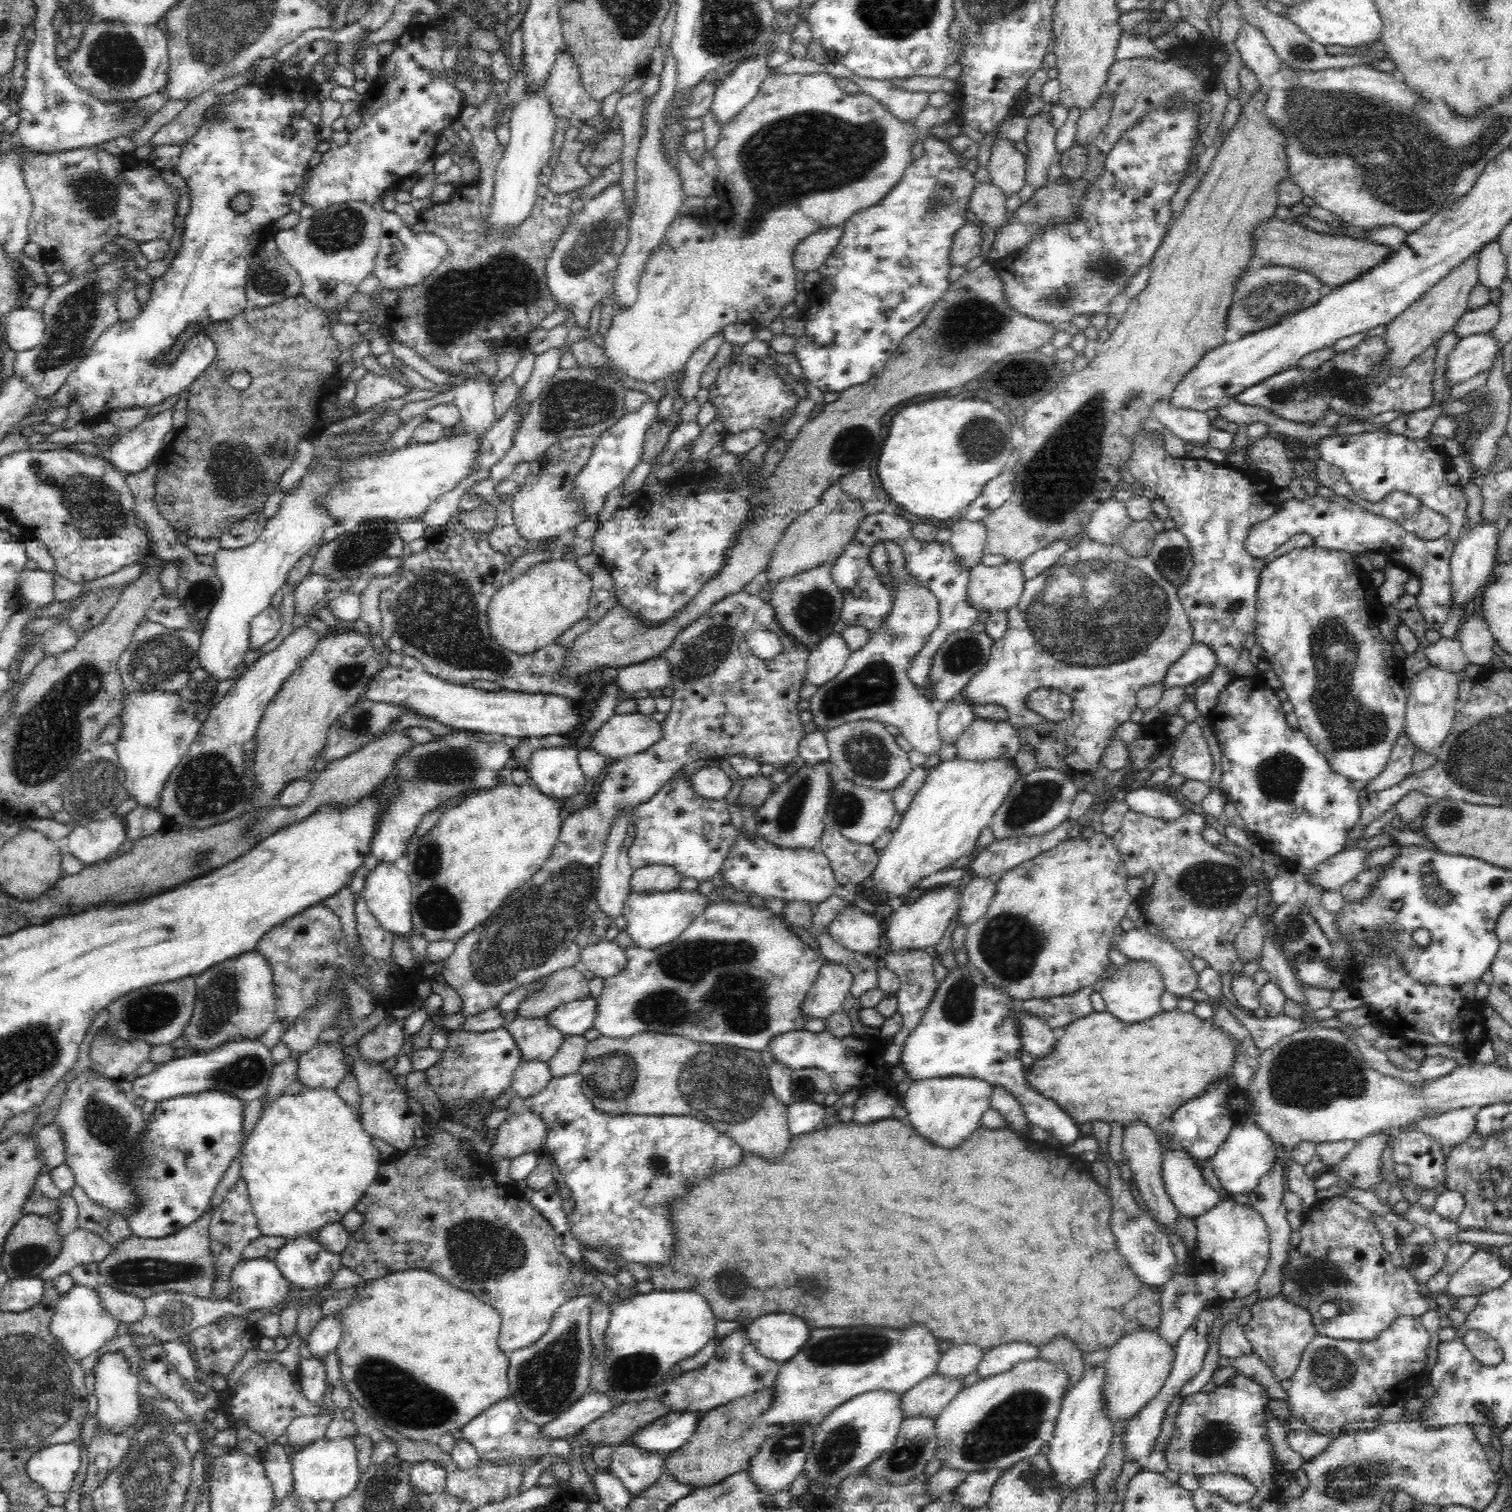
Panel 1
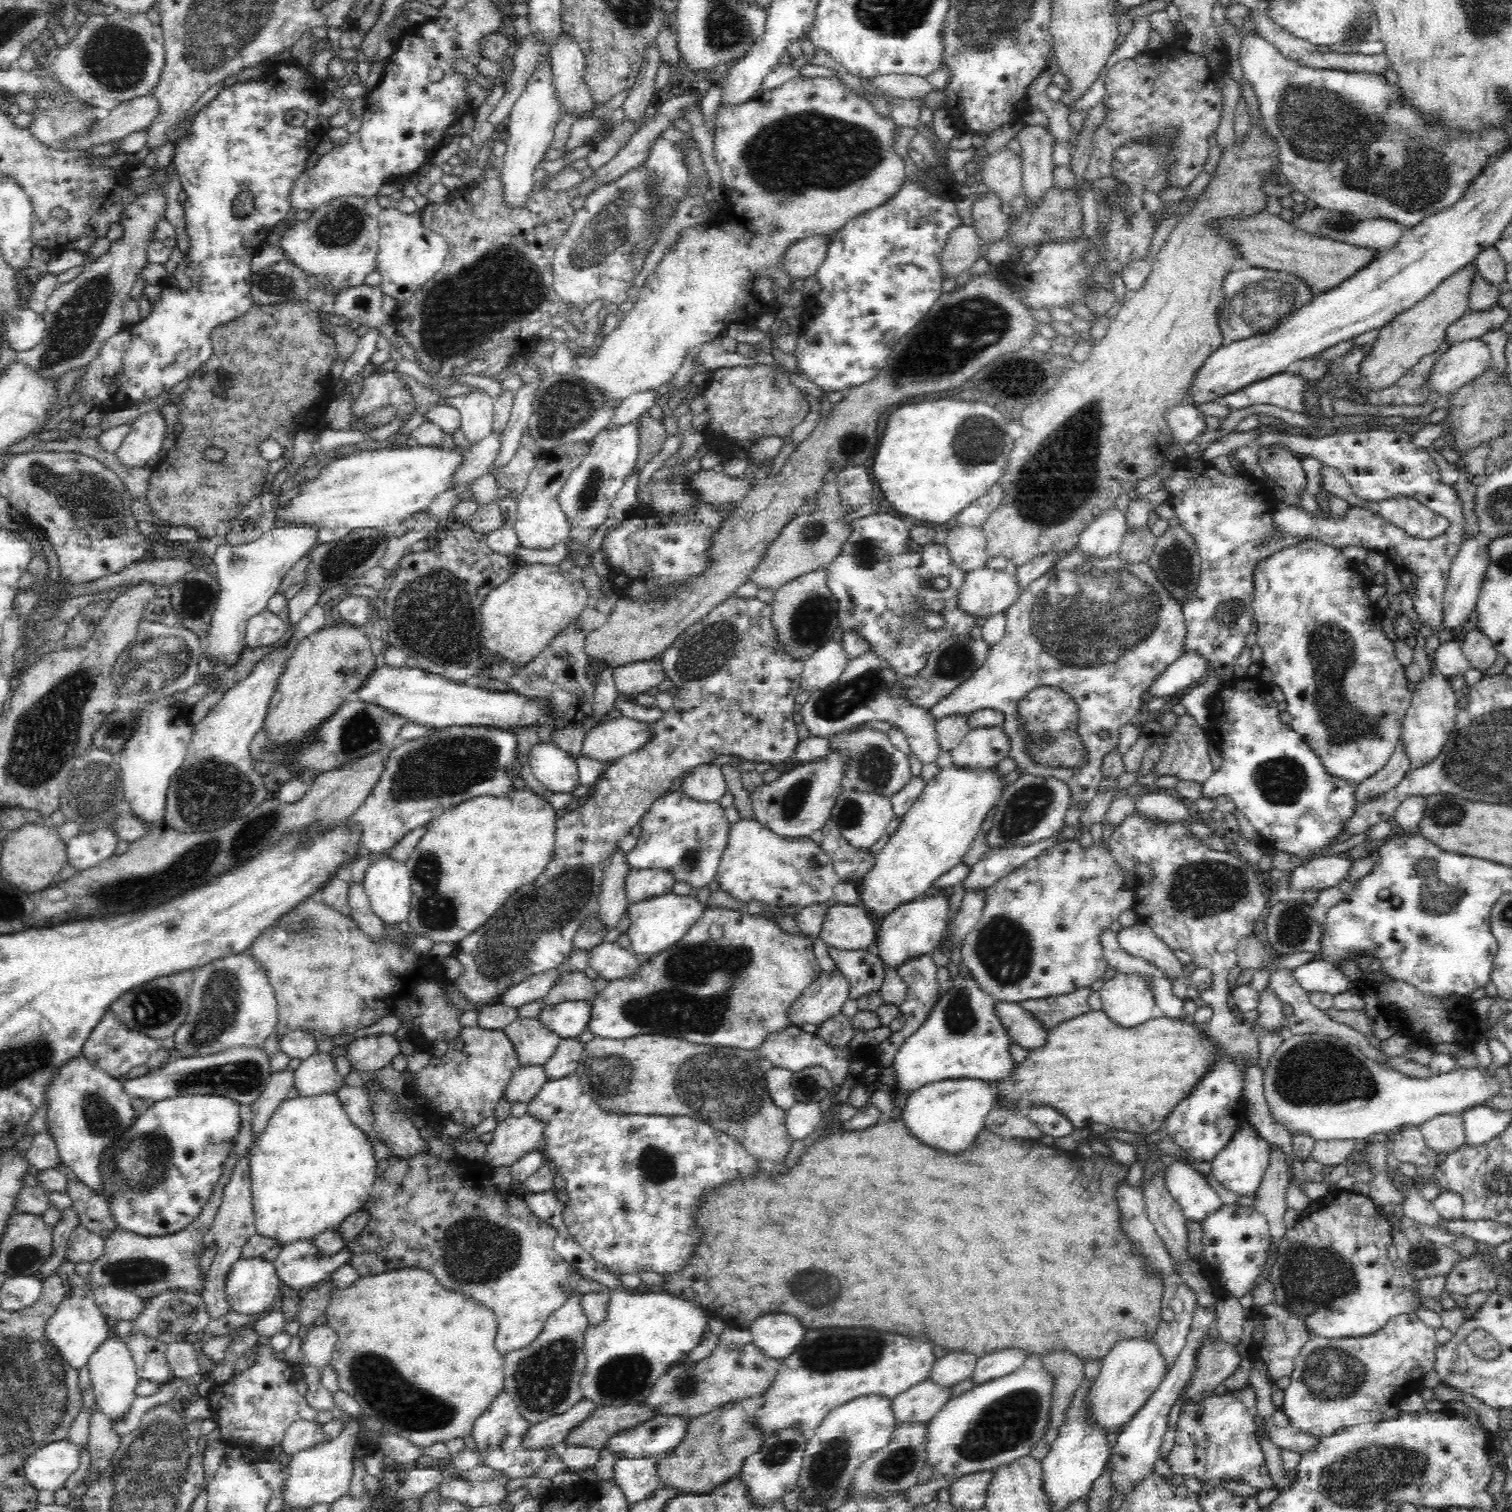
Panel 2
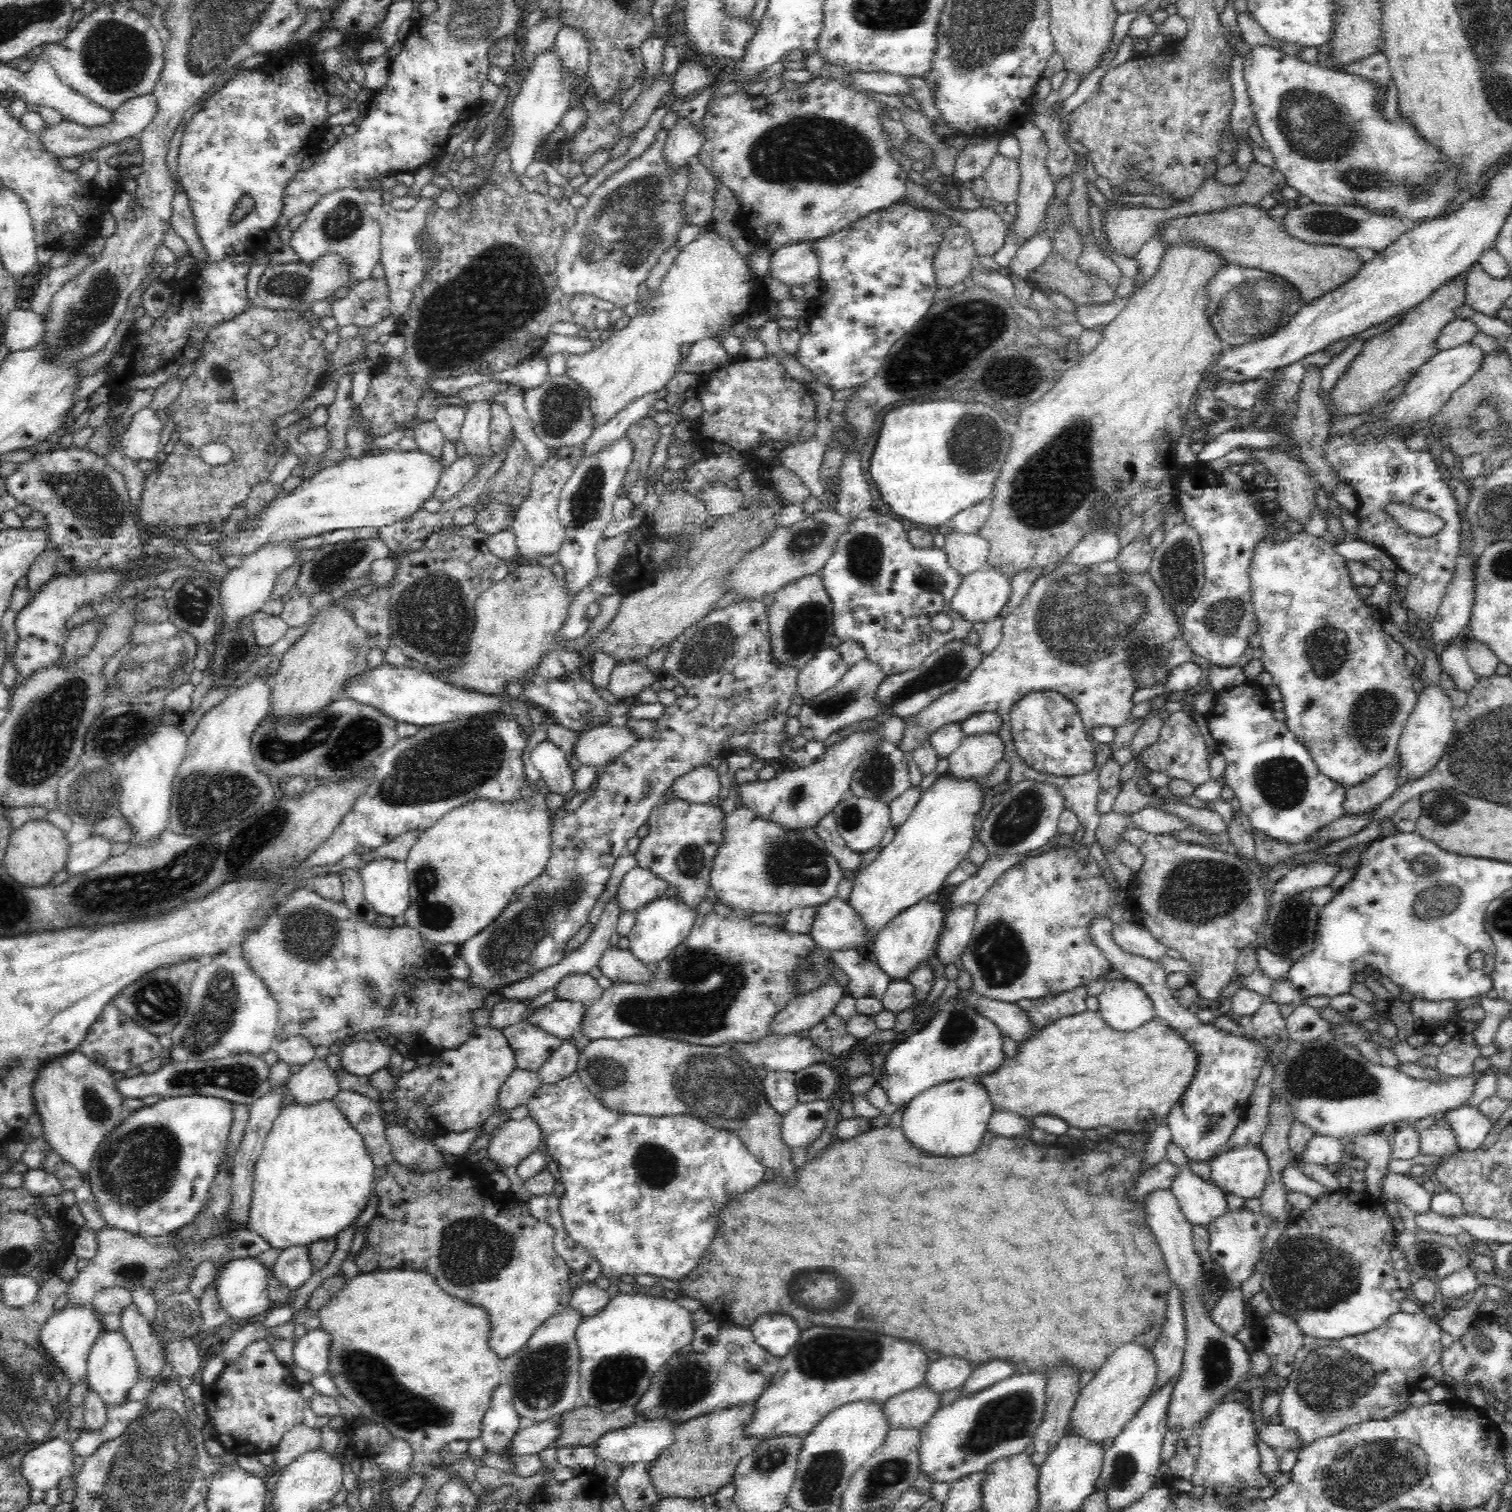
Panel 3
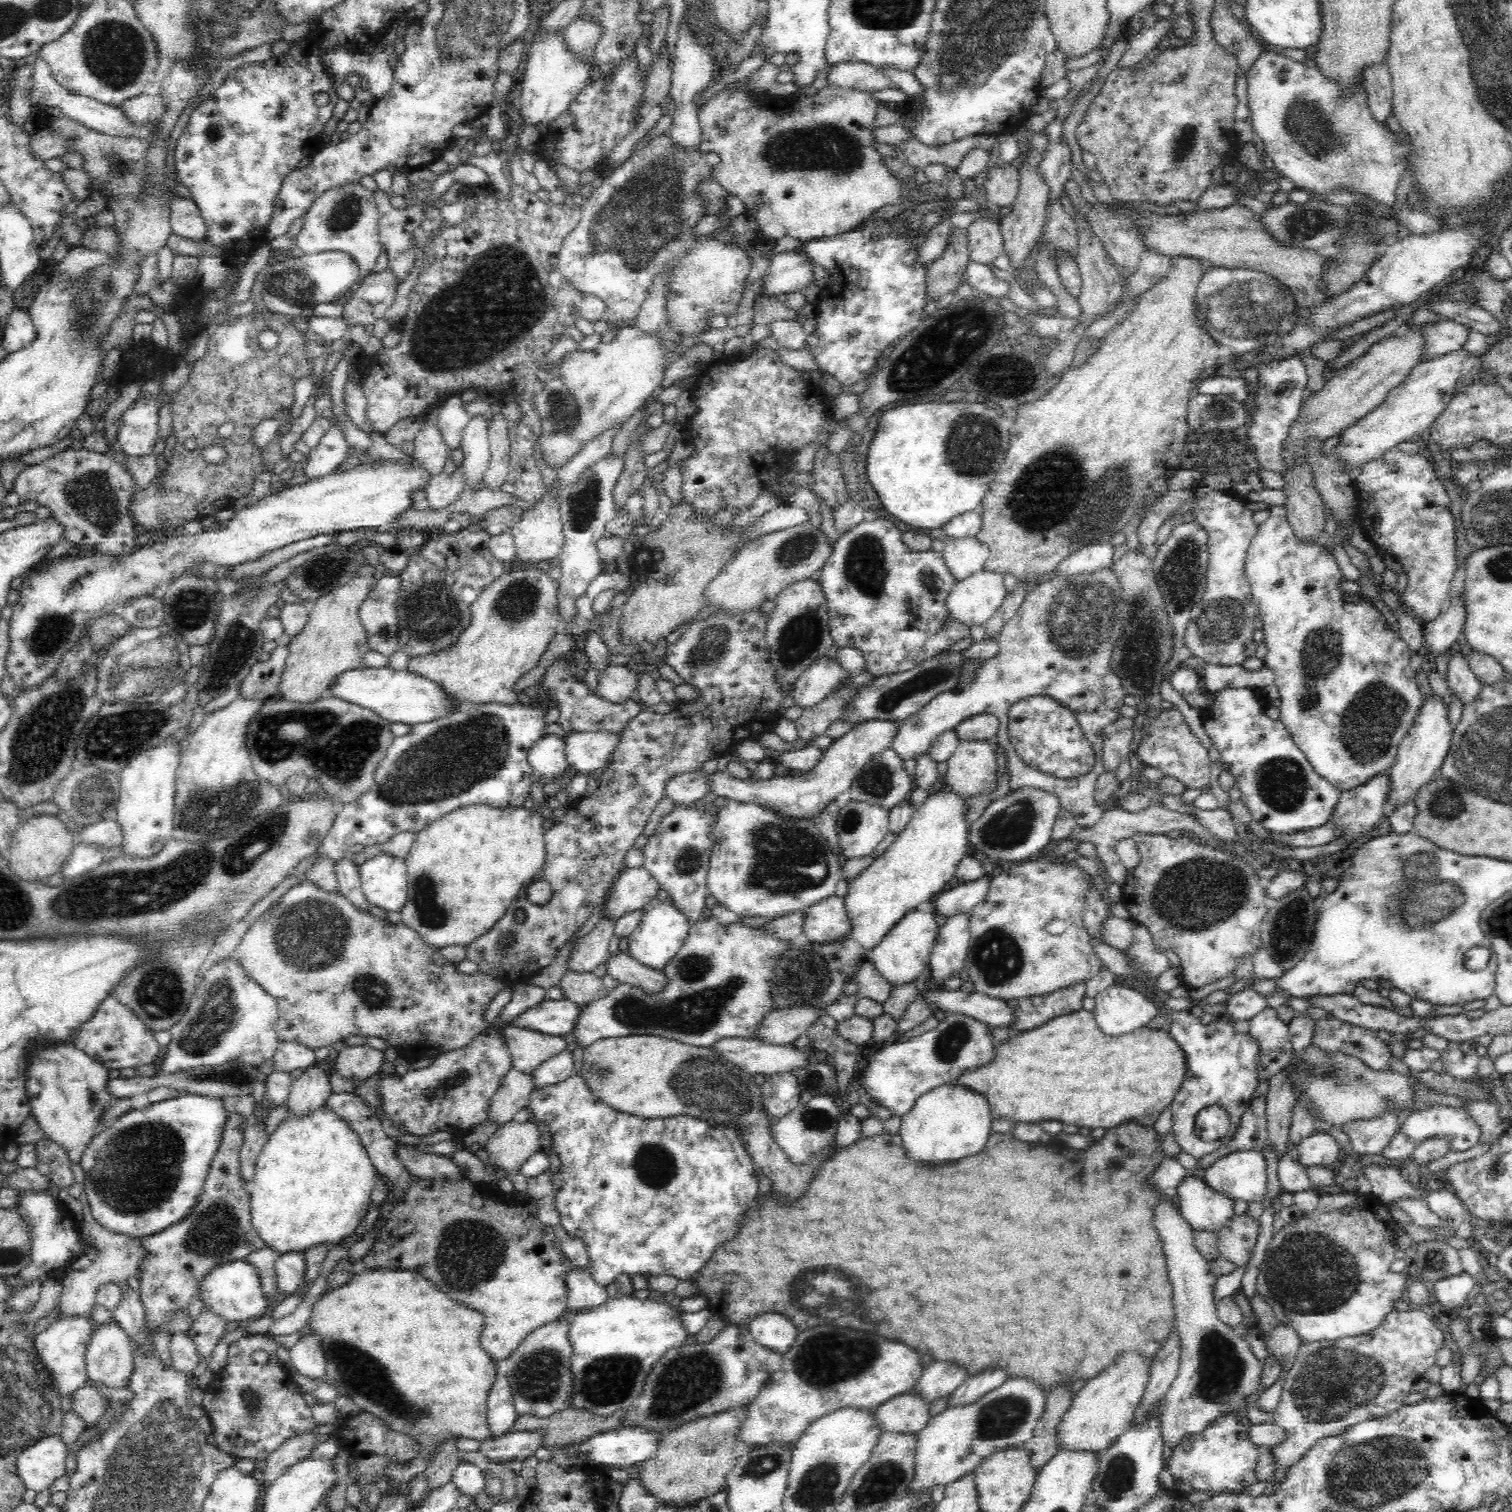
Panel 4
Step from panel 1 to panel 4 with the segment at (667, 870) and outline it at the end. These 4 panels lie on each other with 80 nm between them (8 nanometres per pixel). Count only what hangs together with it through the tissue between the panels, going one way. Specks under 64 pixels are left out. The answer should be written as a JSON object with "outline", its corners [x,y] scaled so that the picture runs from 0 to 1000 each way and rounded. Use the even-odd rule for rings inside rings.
{"outline":[[[414,574],[399,594],[399,606],[407,610],[413,604],[433,597],[435,583],[424,574]]]}

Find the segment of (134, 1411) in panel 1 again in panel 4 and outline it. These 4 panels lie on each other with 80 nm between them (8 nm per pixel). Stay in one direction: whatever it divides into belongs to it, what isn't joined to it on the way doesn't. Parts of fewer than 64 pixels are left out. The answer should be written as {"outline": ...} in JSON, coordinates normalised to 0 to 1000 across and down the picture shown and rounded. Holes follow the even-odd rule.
{"outline":[[[75,872],[69,876],[65,877],[58,886],[58,894],[56,895],[56,905],[58,911],[73,917],[73,918],[82,918],[85,915],[89,905],[89,889],[83,880],[78,876],[78,874]]]}

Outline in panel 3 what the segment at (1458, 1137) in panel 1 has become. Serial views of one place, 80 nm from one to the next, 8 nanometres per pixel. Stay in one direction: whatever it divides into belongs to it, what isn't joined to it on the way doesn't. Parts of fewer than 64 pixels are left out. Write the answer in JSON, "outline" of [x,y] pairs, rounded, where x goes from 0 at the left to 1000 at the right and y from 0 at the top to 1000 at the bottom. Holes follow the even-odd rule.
{"outline":[[[955,740],[948,741],[938,749],[938,763],[940,765],[956,765],[963,762],[963,752]]]}

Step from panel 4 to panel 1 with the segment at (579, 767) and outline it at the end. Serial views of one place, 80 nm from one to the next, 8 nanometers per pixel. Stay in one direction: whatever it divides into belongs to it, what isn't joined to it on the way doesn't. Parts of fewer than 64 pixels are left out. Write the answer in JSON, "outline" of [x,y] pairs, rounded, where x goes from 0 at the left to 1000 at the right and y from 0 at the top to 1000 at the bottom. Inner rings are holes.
{"outline":[[[422,471],[406,472],[392,484],[388,495],[399,501],[409,502],[430,495],[437,488],[437,478],[431,473]]]}

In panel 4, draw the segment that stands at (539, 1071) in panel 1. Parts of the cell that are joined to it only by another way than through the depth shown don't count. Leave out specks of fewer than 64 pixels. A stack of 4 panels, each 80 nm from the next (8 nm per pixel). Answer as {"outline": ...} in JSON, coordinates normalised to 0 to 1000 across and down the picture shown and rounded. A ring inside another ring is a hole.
{"outline":[[[338,706],[331,714],[328,723],[325,724],[321,741],[329,745],[340,741],[340,737],[349,733],[351,722],[354,721],[352,711]]]}

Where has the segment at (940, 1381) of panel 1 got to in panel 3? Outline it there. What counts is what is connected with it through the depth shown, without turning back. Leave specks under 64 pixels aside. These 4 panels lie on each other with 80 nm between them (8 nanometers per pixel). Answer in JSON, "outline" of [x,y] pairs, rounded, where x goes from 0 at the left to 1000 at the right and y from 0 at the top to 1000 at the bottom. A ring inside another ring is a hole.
{"outline":[[[610,915],[591,923],[583,929],[589,945],[608,947],[621,932],[621,923]]]}

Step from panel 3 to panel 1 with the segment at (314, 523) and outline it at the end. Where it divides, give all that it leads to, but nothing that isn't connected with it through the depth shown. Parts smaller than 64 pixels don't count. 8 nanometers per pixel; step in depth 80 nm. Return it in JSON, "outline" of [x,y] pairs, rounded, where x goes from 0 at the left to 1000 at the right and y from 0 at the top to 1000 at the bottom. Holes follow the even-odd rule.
{"outline":[[[308,286],[305,288],[299,288],[296,291],[292,290],[282,294],[276,292],[253,301],[233,304],[227,309],[229,319],[220,322],[211,333],[225,347],[233,344],[239,347],[249,343],[262,347],[272,341],[280,341],[291,327],[298,325],[313,312],[318,292],[319,289]]]}

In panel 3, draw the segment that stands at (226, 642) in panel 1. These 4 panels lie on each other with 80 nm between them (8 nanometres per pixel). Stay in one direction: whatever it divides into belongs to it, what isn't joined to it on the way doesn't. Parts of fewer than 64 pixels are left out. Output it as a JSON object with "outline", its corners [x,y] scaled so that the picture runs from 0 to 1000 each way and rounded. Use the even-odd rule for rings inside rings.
{"outline":[[[178,358],[173,360],[169,365],[162,366],[159,369],[148,369],[148,372],[152,374],[152,380],[149,381],[147,388],[144,388],[147,392],[147,409],[153,414],[161,410],[163,407],[168,407],[173,404],[177,394],[182,388],[183,382],[187,377],[190,376],[196,370],[194,362],[192,364],[192,358]]]}

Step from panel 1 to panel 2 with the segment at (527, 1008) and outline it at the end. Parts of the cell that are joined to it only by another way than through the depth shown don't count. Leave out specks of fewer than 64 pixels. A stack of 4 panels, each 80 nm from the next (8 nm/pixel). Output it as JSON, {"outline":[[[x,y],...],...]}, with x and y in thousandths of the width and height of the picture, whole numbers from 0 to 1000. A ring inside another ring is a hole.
{"outline":[[[373,643],[368,652],[360,659],[360,664],[369,664],[373,662],[390,662],[394,660],[396,655],[393,649],[386,644]]]}

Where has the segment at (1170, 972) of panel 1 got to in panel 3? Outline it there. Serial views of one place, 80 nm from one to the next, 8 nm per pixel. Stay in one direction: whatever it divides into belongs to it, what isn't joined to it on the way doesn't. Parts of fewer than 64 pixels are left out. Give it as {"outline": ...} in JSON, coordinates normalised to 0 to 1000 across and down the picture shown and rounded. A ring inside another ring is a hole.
{"outline":[[[741,608],[735,611],[736,623],[744,630],[765,636],[772,628],[754,611]]]}

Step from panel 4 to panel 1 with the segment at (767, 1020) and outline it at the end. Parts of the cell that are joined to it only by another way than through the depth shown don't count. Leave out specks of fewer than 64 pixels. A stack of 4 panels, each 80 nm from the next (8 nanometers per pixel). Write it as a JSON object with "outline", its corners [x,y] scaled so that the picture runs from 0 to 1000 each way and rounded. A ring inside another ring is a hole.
{"outline":[[[549,636],[544,638],[541,647],[534,653],[530,663],[530,669],[534,675],[546,675],[557,667],[563,648],[563,644],[557,638]]]}

